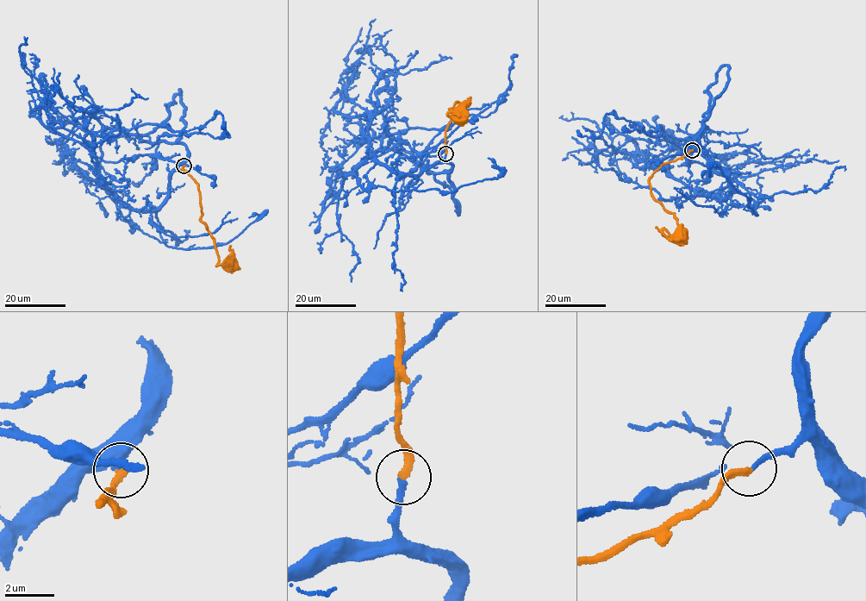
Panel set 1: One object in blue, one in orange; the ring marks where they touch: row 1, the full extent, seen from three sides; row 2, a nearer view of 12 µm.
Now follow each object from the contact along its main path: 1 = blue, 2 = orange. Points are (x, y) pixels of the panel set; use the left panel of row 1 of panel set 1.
1: (184, 165), (181, 143), (110, 128), (85, 134), (87, 142), (67, 130), (47, 111), (21, 56), (24, 36)
2: (184, 165), (181, 168), (198, 186), (201, 221), (213, 239), (217, 265), (229, 263)

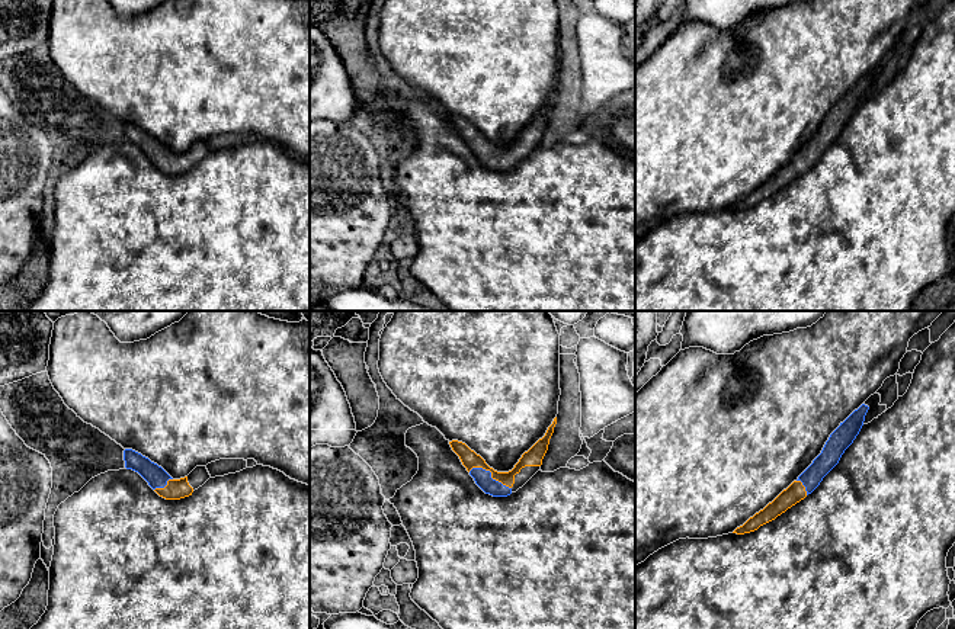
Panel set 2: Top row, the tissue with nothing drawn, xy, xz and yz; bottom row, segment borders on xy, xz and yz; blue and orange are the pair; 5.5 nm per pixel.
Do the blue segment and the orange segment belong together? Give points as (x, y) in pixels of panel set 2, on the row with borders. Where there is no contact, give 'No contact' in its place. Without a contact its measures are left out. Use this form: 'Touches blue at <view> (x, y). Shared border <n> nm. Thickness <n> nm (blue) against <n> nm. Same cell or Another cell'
Touches blue at xz (490, 474). Shared border 260 nm. Thickness 100 nm (blue) against 100 nm. Same cell

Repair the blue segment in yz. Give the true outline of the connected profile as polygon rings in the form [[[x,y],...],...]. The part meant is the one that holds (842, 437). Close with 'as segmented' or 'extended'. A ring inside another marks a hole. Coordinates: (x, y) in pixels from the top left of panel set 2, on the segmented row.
[[[862,404],[843,423],[840,423],[840,426],[830,434],[821,453],[798,476],[798,479],[733,533],[744,535],[754,532],[811,494],[820,485],[823,478],[839,463],[845,450],[853,443],[863,426],[868,410],[869,407]]]; extended

